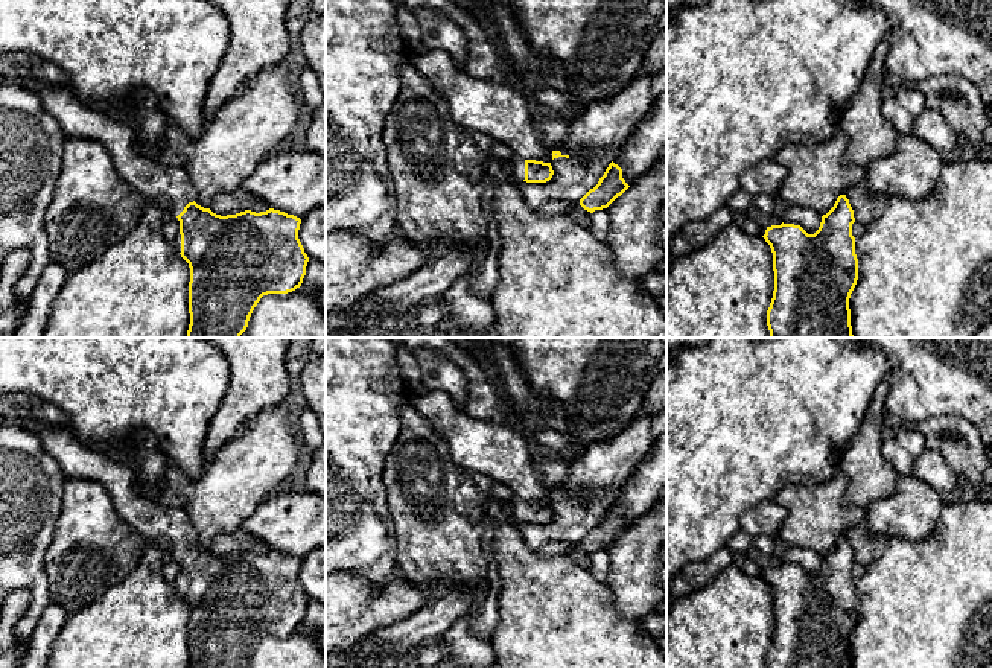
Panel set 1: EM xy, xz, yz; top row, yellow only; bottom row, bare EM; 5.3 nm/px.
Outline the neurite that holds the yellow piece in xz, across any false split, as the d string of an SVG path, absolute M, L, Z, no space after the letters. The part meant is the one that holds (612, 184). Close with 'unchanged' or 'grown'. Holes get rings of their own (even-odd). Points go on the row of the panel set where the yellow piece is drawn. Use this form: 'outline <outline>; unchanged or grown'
outline M612 161L598 184L580 199L580 205L590 213L607 208L628 187L622 169Z; unchanged

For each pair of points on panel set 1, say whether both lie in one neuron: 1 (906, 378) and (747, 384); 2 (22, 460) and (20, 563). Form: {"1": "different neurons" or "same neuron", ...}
{"1": "different neurons", "2": "same neuron"}

